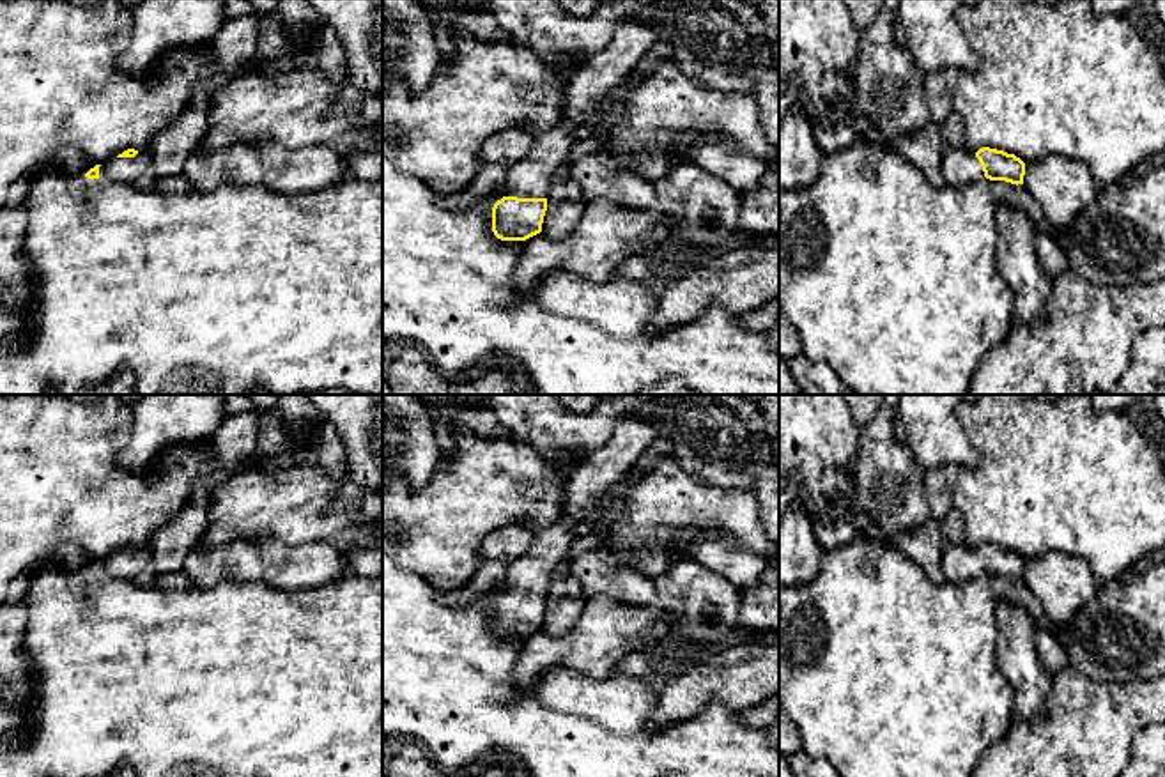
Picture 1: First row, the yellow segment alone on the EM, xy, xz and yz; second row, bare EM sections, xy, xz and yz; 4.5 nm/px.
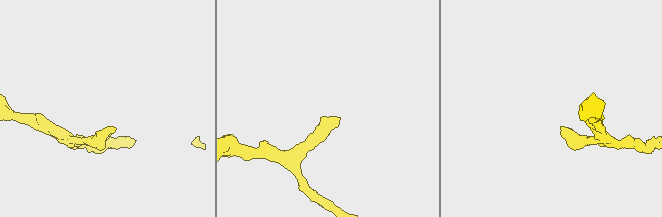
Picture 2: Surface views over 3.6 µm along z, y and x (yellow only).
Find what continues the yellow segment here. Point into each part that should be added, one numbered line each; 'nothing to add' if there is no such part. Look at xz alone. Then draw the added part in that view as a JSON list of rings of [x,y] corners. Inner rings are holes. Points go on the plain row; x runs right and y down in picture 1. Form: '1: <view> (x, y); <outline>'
1: xz (530, 574); [[[637,414],[620,419],[611,441],[570,473],[561,519],[535,531],[529,549],[506,566],[503,581],[506,593],[547,595],[552,570],[577,540],[577,524],[602,494],[634,467],[657,437],[657,428]]]

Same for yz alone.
1: yz (960, 563); [[[947,538],[944,540],[940,566],[945,581],[954,584],[967,584],[984,573],[976,550],[968,549],[965,543],[953,543]]]

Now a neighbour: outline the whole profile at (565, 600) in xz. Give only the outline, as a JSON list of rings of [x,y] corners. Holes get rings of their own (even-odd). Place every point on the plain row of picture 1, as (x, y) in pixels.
[[[570,572],[551,579],[540,630],[552,635],[568,632],[575,627],[582,604],[582,586]]]

